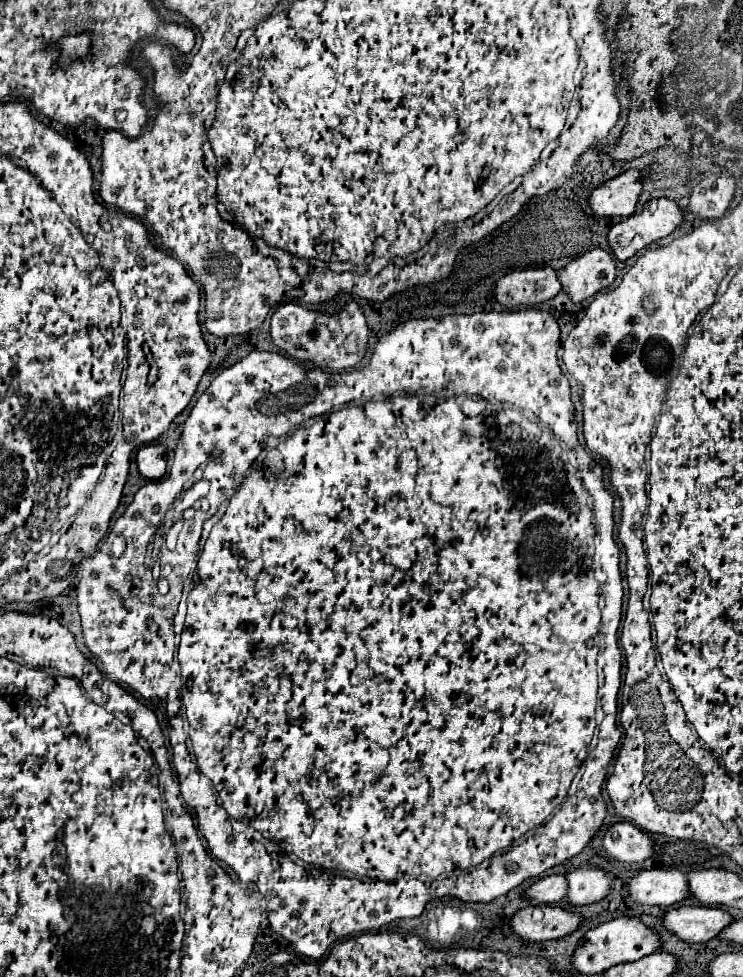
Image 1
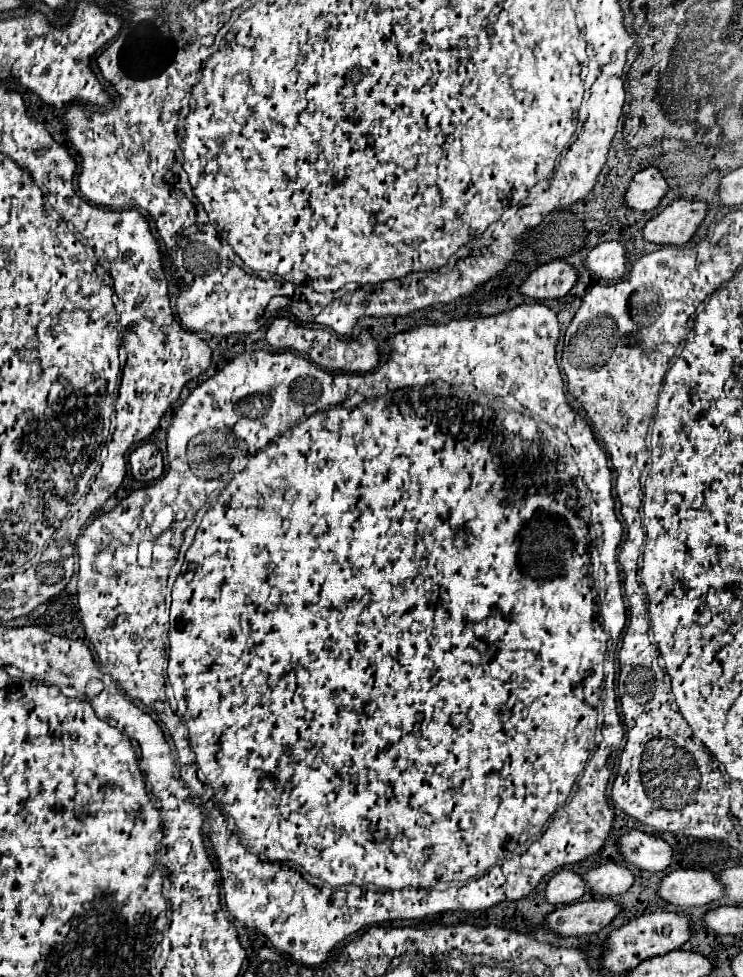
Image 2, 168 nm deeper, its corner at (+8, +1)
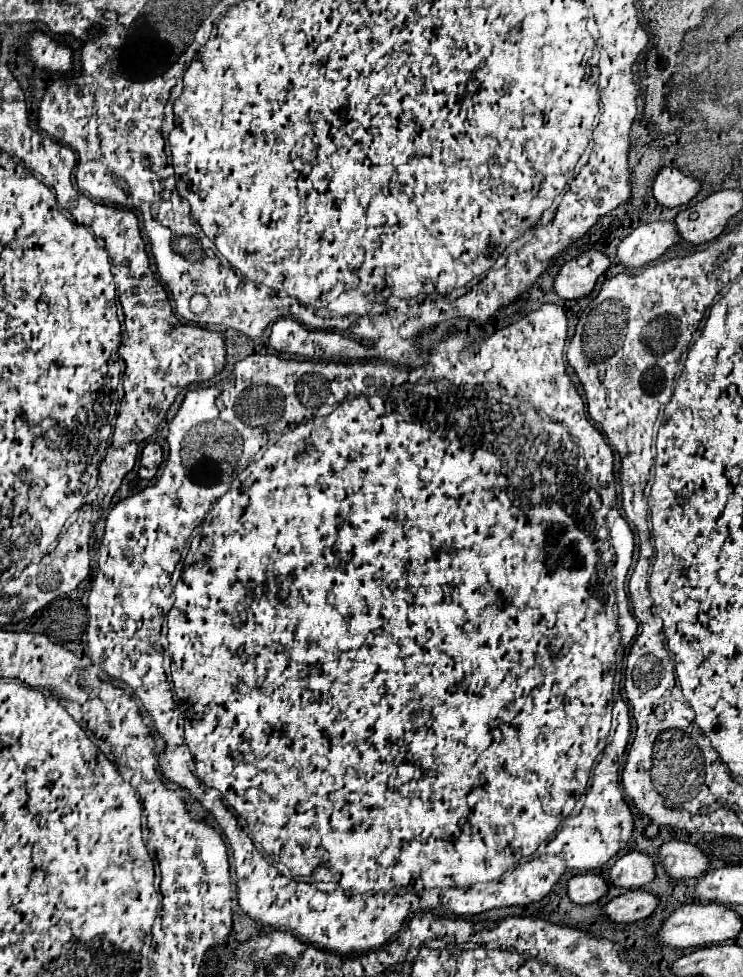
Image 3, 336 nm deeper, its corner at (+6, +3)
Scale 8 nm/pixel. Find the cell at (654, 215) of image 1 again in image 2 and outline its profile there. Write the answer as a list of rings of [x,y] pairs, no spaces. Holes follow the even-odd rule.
[[[677,199],[655,219],[647,221],[643,227],[643,237],[651,243],[683,245],[693,239],[695,231],[707,215],[707,209],[709,207],[705,201]]]

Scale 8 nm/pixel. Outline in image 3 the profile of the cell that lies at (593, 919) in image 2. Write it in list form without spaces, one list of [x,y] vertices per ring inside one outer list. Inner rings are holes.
[[[637,889],[611,899],[607,905],[603,905],[601,913],[615,923],[633,923],[649,917],[655,907],[657,907],[657,897]]]

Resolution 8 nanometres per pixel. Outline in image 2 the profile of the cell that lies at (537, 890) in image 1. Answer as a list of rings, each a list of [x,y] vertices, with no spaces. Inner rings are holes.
[[[559,871],[547,885],[547,901],[553,905],[569,905],[587,893],[585,881],[571,871]]]

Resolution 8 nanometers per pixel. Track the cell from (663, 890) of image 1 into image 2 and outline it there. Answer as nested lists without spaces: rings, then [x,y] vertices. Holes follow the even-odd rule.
[[[679,869],[665,875],[659,895],[677,907],[695,907],[723,899],[725,887],[721,887],[713,871]]]

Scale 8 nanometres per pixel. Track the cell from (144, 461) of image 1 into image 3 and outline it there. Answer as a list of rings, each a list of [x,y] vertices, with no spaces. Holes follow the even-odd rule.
[[[149,443],[145,445],[143,453],[141,453],[141,465],[139,465],[139,475],[143,479],[153,479],[159,471],[159,465],[163,461],[163,453],[161,453],[161,445],[157,443]]]

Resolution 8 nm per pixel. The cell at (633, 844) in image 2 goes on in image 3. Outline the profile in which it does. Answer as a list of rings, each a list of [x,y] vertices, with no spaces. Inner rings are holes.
[[[665,841],[659,847],[659,859],[671,877],[701,877],[709,863],[695,845],[683,841]]]

